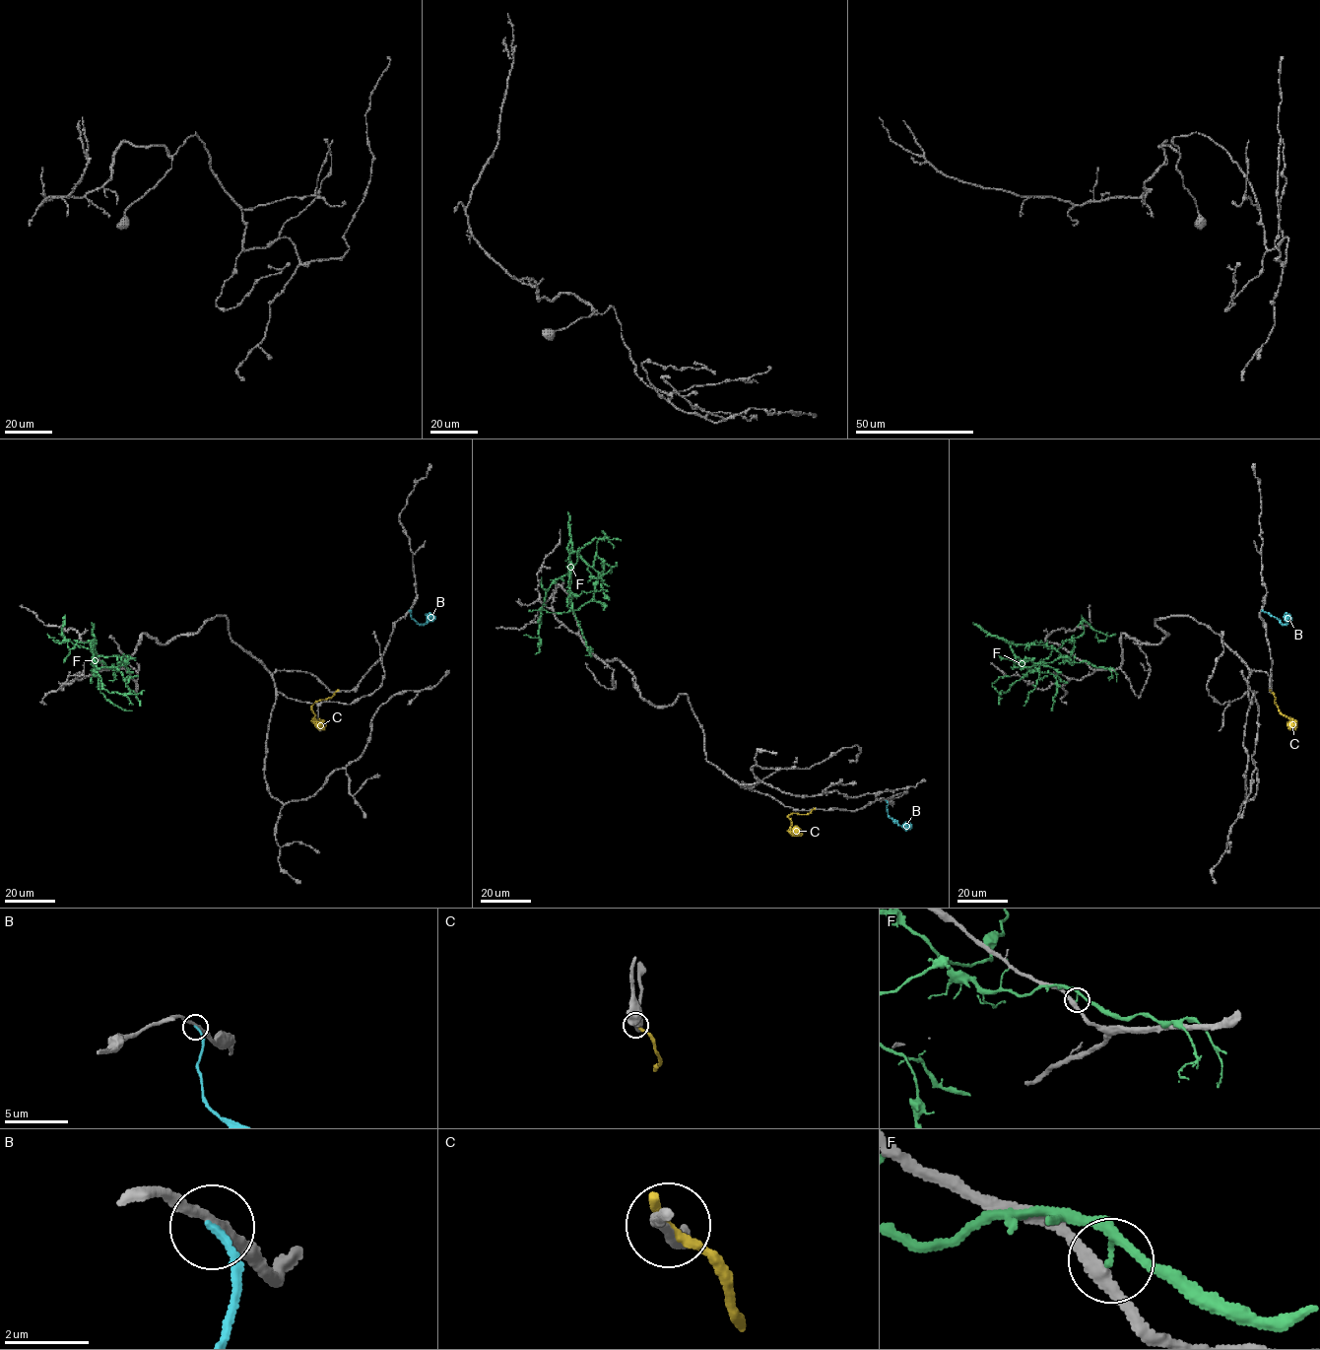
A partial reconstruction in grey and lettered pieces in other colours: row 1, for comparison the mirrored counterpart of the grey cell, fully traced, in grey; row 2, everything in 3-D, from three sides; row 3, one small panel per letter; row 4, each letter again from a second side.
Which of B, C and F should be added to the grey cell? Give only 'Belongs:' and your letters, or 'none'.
Belongs: none

